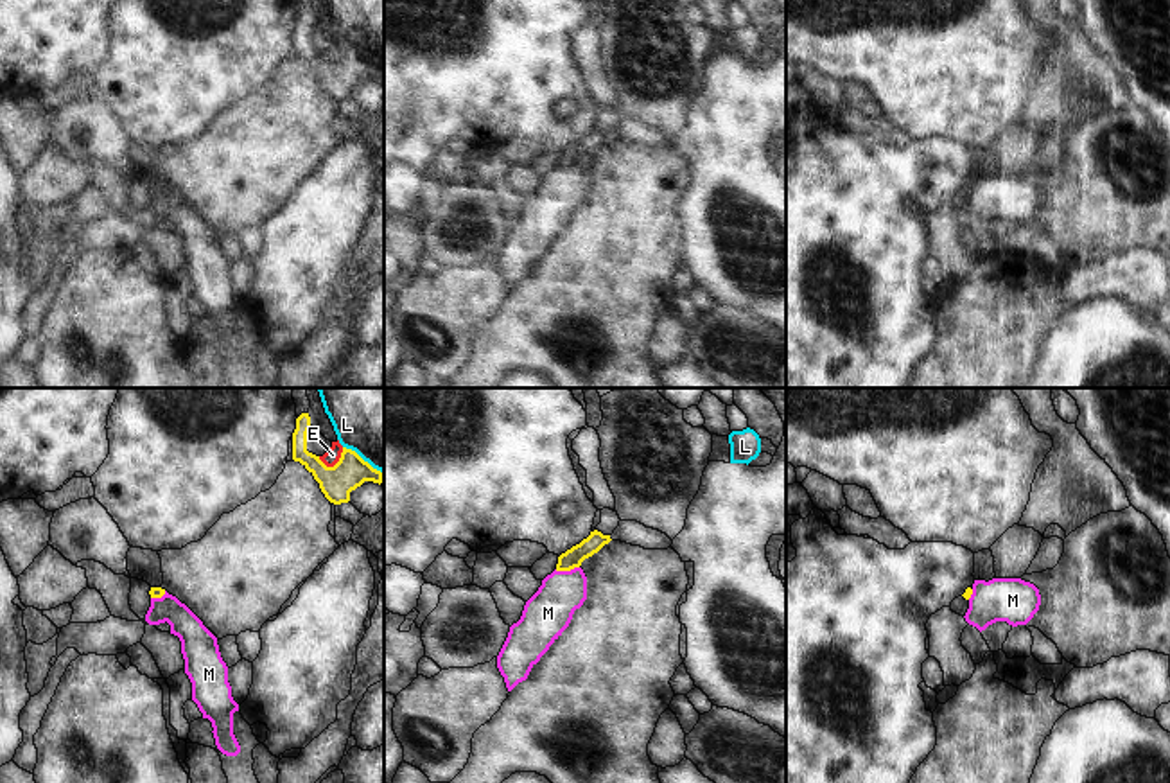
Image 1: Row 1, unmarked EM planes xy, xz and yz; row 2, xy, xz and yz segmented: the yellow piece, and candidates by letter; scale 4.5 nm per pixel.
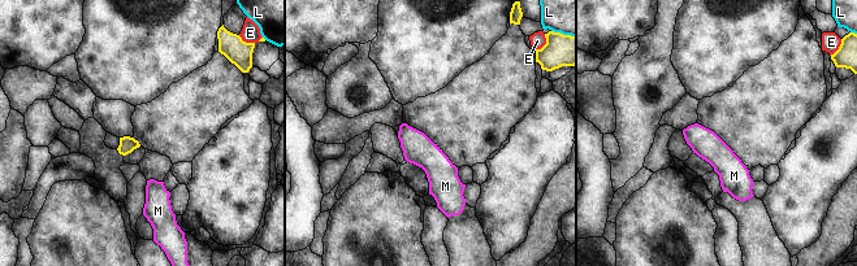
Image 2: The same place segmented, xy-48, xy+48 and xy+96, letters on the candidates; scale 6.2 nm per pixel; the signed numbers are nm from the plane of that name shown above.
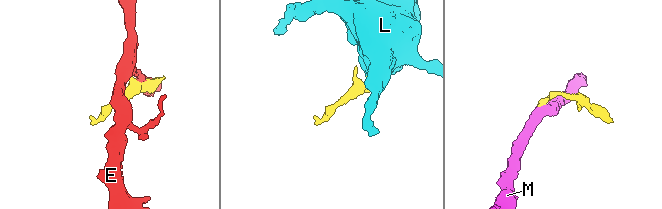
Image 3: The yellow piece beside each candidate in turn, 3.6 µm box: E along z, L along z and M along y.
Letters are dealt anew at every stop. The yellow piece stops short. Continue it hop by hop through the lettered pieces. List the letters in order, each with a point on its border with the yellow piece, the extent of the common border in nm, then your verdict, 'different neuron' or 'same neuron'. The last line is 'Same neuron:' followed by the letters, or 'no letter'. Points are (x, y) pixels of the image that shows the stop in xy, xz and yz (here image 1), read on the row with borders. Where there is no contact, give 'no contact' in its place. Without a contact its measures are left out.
E: contact xy (336, 464); length 130 nm; different neuron
L: contact xy (361, 458); length 220 nm; different neuron
M: contact xz (566, 570); length 110 nm; different neuron
Same neuron: no letter

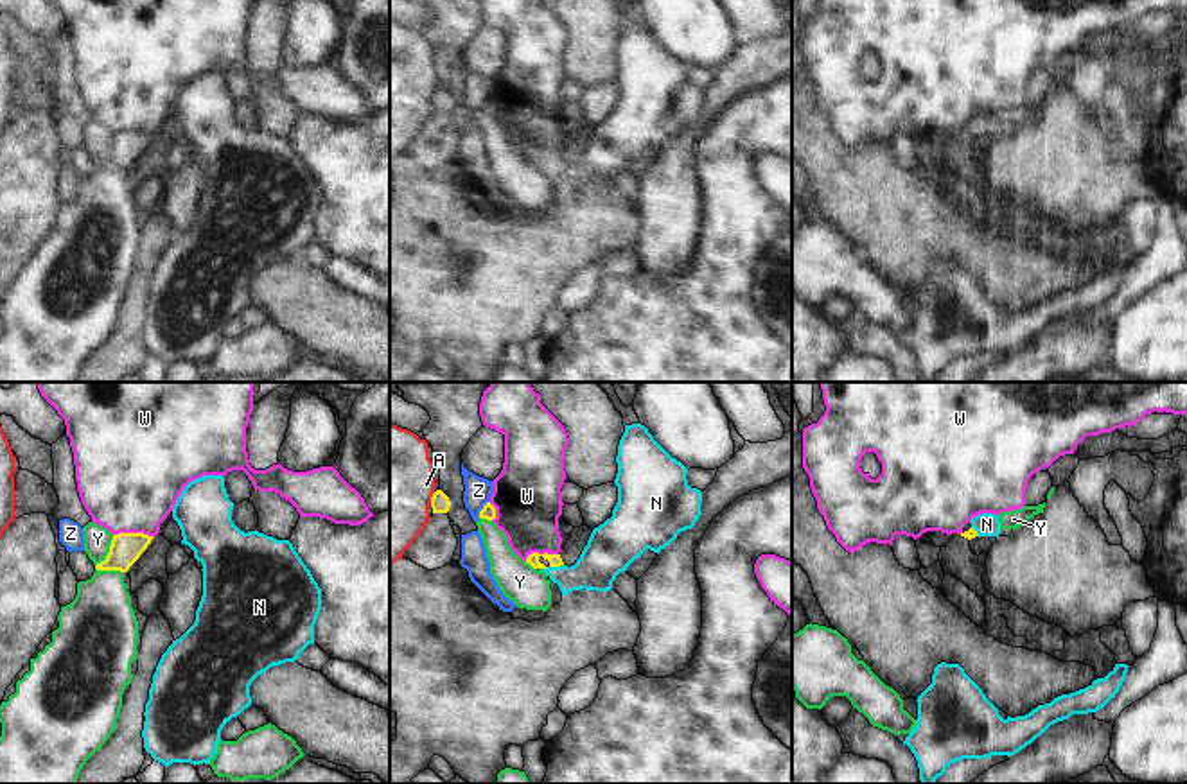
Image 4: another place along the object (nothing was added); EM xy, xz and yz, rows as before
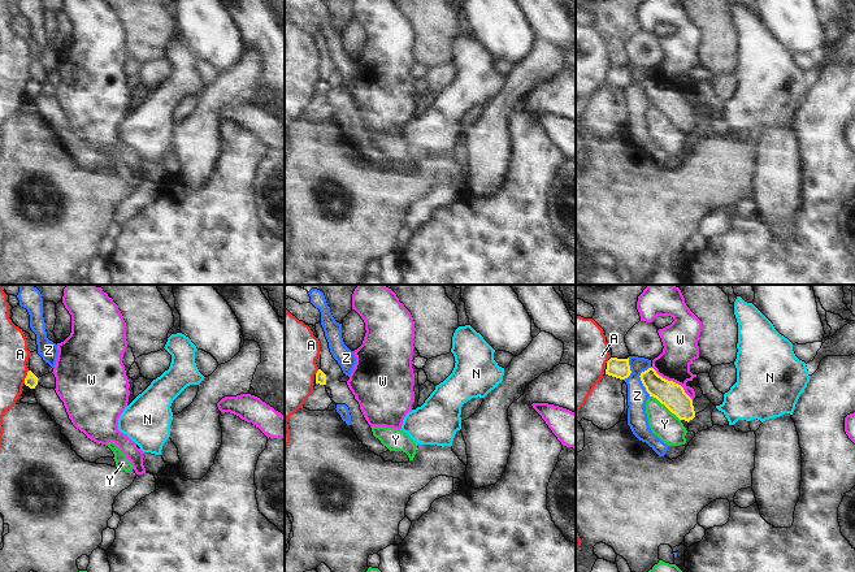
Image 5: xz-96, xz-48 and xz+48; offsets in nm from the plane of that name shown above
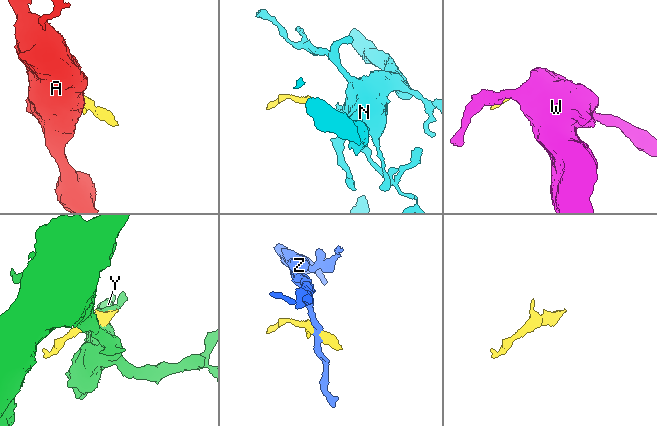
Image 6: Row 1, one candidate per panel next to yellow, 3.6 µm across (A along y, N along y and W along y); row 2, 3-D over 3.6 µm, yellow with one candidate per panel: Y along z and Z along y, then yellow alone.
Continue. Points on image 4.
A: contact xz (431, 499); length 70 nm; different neuron
N: contact xz (553, 566); length 90 nm; same neuron
W: contact xy (133, 533); length 180 nm; different neuron
Y: contact xy (108, 555); length 180 nm; different neuron
Z: contact xz (482, 510); length 90 nm; different neuron
Same neuron: N

